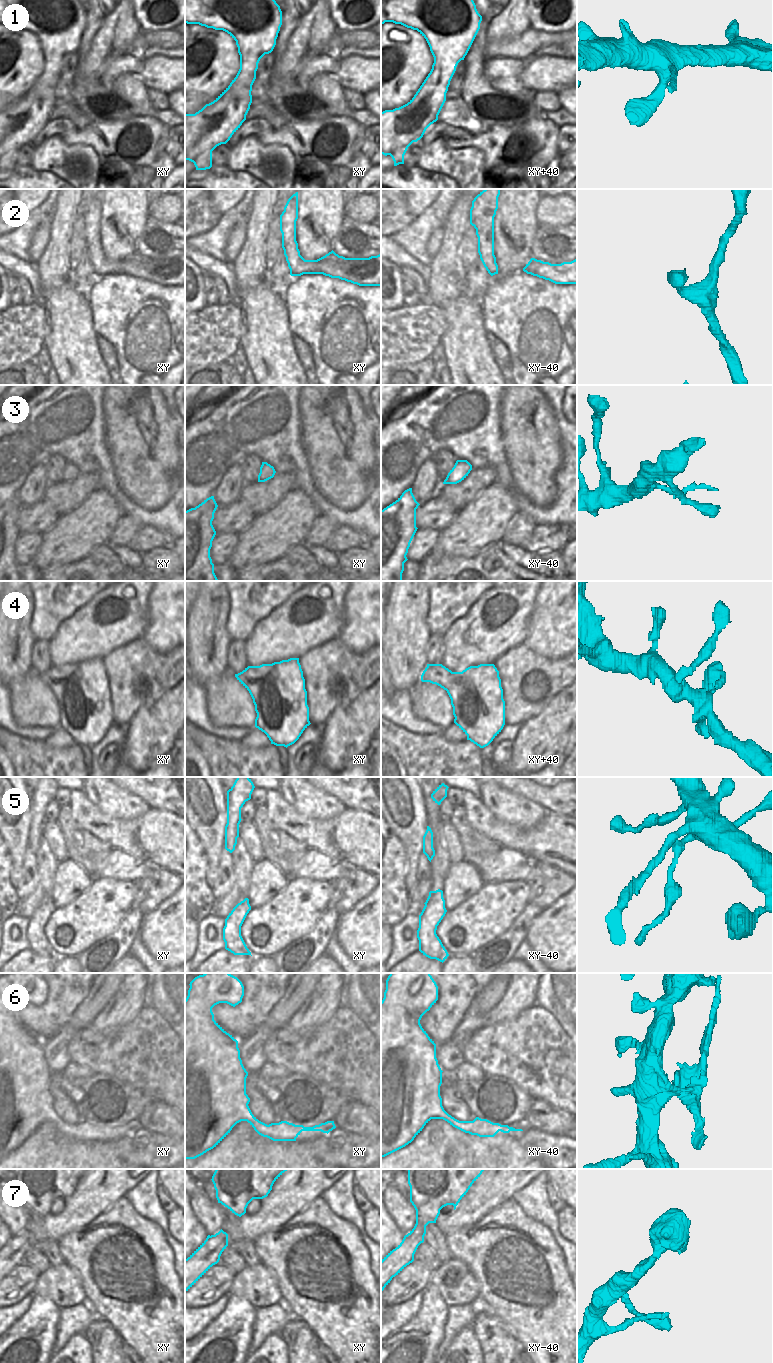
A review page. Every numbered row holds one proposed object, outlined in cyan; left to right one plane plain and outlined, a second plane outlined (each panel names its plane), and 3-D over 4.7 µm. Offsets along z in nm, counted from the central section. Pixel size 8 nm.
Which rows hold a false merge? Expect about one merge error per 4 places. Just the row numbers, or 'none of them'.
5, 6

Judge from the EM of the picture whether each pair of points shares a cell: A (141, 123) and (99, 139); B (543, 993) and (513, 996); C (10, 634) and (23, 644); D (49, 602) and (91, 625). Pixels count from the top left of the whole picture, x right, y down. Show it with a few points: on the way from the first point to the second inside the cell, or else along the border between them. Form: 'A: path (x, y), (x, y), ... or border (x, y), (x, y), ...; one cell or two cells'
A: path (131, 130), (122, 130), (113, 139), (109, 139); one cell
B: border (538, 983), (535, 1004); two cells
C: path (14, 634), (19, 635), (20, 640); one cell
D: border (90, 600), (66, 618), (59, 625), (56, 632); two cells

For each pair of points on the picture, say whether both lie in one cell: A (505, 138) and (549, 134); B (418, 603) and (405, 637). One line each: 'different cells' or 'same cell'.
A: same cell
B: same cell

